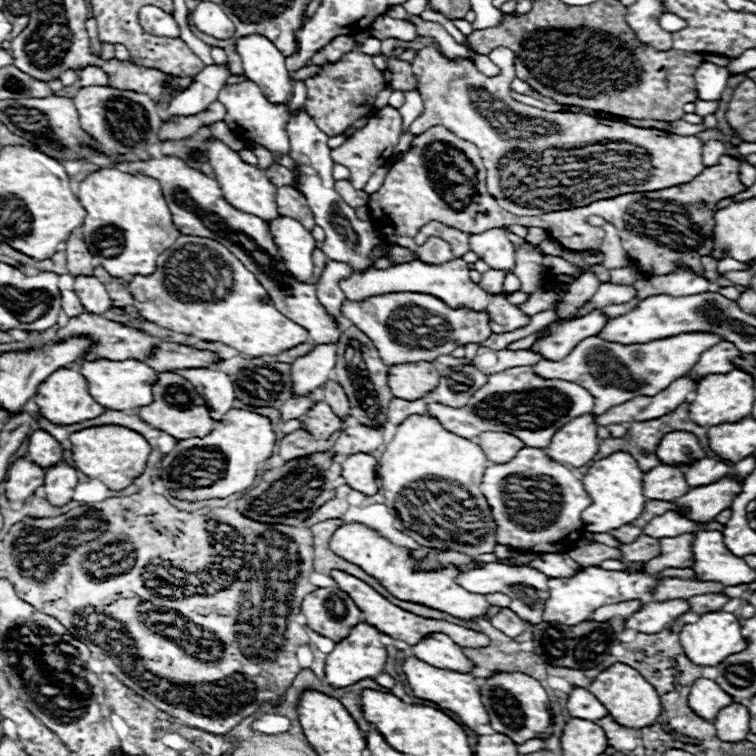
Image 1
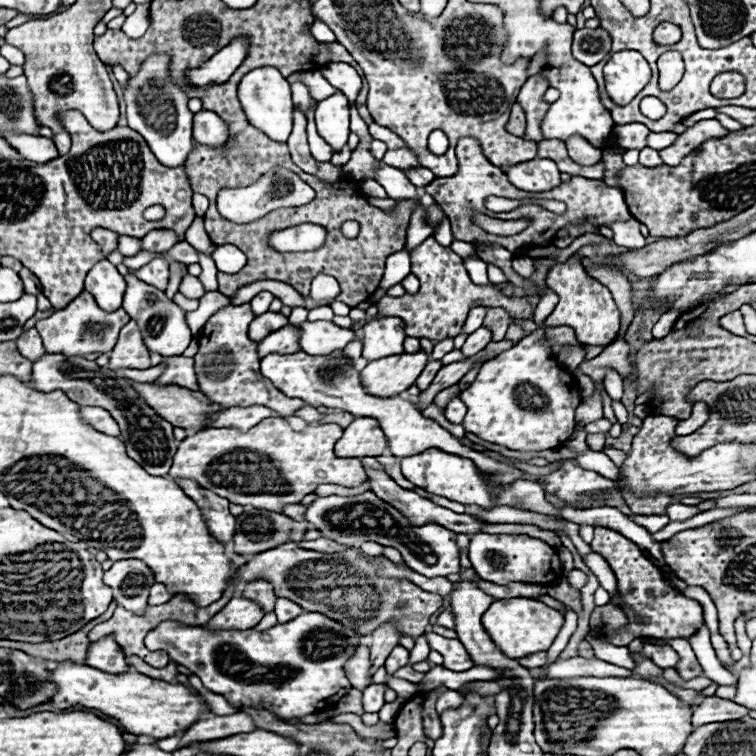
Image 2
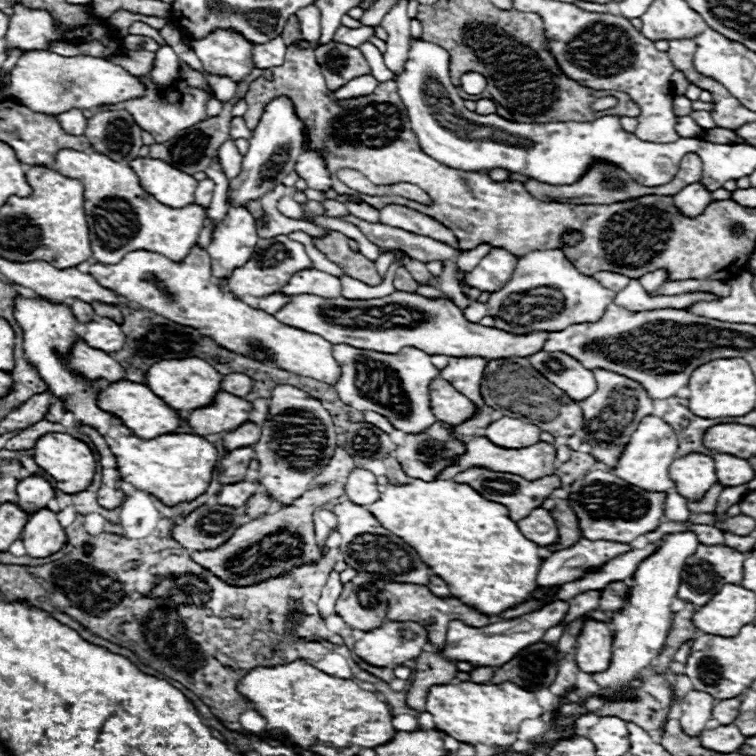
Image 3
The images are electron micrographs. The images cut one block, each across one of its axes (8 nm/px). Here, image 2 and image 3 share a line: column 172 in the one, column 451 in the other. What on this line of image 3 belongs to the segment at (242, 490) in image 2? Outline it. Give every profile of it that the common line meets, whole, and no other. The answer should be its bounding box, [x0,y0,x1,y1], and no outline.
[438,436,556,480]

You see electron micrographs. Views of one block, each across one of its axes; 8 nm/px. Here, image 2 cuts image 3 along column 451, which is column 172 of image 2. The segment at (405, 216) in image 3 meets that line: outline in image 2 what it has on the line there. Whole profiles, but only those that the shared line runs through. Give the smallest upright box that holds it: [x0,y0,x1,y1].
[142,230,178,252]

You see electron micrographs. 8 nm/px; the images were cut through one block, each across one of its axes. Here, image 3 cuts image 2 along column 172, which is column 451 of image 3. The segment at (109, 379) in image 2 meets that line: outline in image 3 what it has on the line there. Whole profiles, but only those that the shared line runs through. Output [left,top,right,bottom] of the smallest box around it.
[394,422,464,482]

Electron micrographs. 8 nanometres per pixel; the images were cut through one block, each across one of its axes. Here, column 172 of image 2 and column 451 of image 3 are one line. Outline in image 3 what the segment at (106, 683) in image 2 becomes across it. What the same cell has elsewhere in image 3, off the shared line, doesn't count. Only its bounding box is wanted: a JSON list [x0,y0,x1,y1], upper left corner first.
[426,682,542,746]

